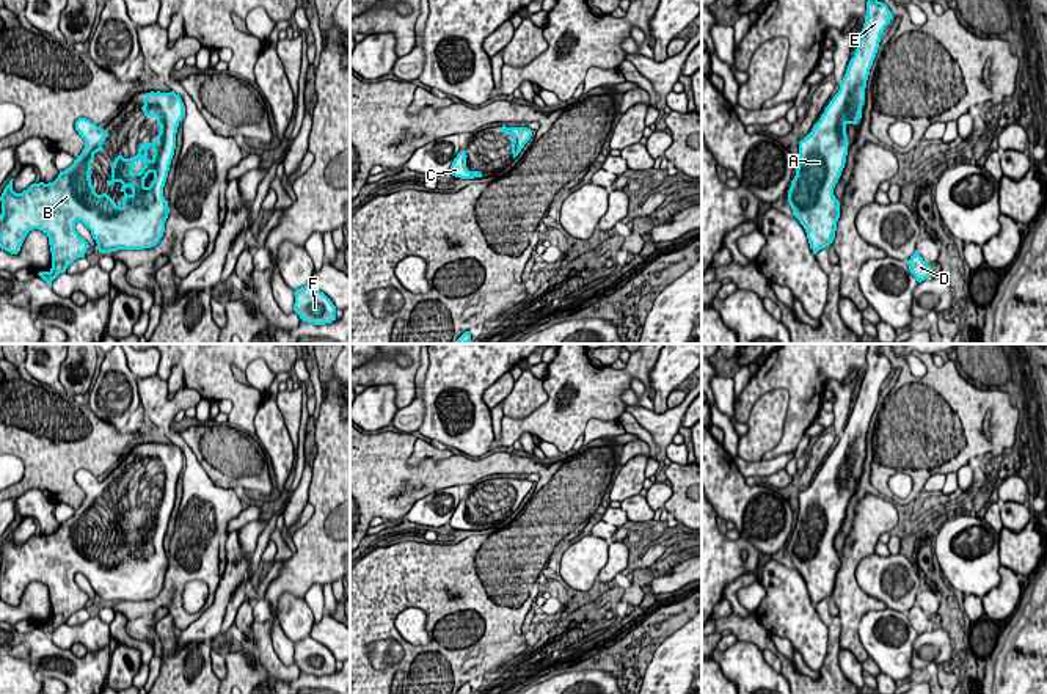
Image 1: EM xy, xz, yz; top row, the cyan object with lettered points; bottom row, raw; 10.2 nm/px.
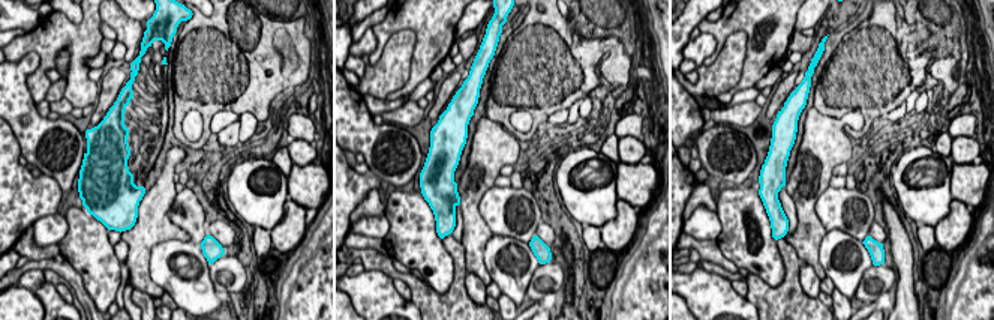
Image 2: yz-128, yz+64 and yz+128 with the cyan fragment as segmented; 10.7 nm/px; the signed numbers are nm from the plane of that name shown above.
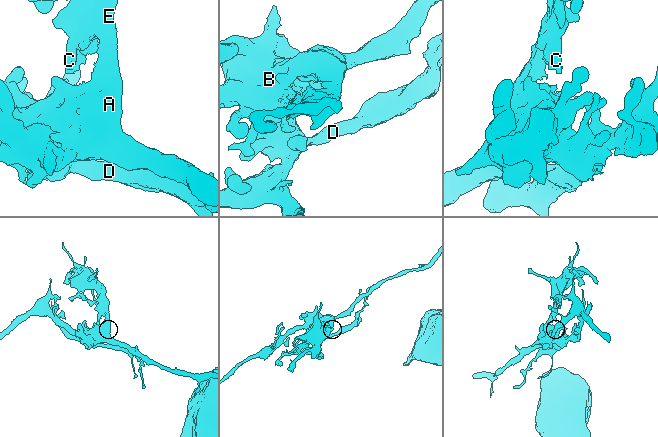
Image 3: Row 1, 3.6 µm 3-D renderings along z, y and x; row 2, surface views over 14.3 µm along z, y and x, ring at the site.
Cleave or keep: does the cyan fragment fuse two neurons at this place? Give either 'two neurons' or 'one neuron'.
one neuron

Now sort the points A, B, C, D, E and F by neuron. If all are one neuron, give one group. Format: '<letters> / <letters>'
A B C D E F

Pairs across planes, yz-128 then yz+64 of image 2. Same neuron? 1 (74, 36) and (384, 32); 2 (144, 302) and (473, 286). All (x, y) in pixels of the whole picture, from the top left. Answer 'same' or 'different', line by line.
1: same
2: same

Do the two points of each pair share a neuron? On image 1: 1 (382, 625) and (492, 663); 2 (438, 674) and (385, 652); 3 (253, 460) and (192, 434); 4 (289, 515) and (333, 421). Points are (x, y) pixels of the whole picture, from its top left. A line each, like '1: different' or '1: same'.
1: same
2: different
3: same
4: different

